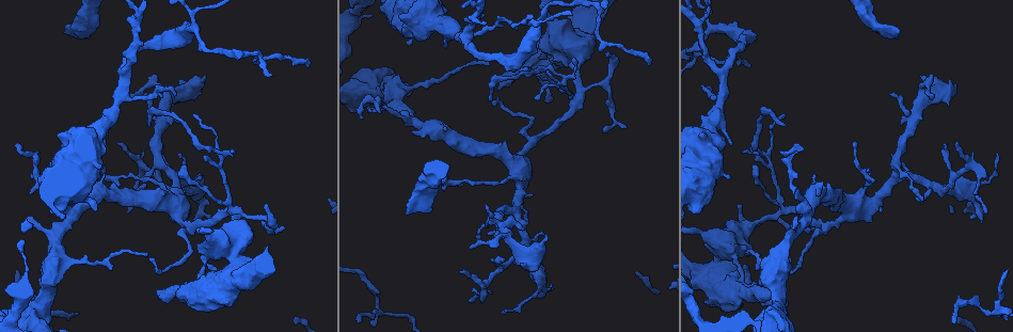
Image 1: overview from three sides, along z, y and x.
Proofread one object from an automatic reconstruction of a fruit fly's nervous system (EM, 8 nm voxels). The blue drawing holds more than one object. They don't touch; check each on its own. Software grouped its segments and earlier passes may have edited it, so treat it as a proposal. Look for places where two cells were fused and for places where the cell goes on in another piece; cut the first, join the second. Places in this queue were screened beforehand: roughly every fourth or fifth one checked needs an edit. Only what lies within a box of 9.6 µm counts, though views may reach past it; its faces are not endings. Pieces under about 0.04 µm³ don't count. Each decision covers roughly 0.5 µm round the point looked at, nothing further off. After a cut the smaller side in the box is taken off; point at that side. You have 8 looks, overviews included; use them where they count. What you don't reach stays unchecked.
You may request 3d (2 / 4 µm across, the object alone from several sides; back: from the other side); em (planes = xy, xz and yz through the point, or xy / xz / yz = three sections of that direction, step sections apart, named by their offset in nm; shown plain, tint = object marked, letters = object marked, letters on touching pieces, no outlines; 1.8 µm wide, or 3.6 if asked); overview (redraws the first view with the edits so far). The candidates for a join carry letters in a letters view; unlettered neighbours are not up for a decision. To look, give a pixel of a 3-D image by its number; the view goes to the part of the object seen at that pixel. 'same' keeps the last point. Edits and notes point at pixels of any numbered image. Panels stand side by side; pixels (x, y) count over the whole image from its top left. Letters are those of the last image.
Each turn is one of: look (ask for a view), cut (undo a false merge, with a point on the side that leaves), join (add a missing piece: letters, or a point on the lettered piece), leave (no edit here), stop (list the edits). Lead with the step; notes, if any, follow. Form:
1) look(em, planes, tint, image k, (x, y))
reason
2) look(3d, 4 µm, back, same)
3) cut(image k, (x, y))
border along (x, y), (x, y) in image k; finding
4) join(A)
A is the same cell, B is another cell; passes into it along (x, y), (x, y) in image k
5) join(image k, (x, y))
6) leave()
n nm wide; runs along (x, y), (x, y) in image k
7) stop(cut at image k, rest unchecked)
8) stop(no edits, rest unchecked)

look(3d, 2 µm, image 1, (364, 117))
free end

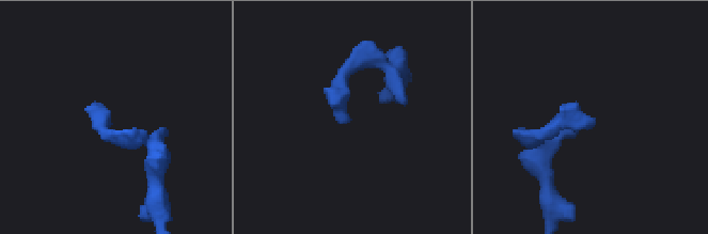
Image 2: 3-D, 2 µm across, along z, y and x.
look(em, planes, tint, image 2, (346, 121))

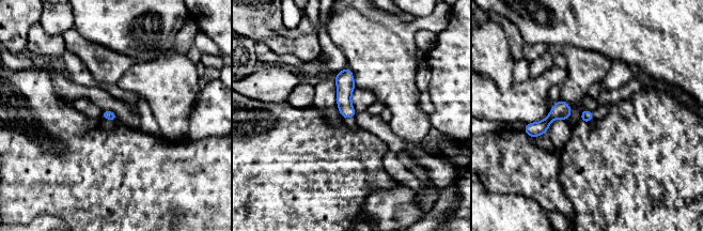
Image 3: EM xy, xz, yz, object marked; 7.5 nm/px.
look(em, planes, letters, same)

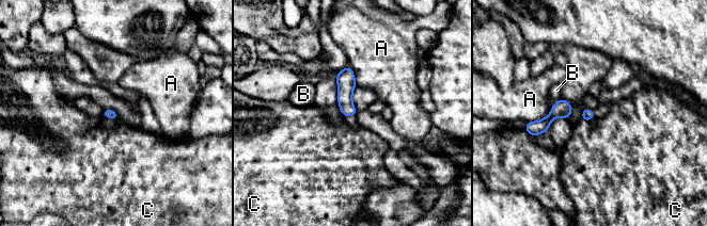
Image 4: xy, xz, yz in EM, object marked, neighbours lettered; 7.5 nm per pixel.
leave()
A, B and C are other cells; no lettered piece goes on from it

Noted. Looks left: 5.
look(em, yz, step 4, letters, image 1, (897, 33))
end of a long branch

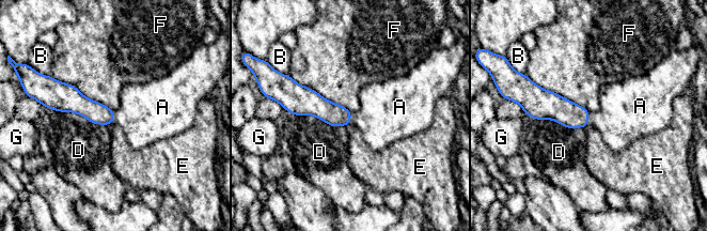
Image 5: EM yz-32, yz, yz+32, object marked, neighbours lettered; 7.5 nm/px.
join(A)
F touches over 550 nm; A is the same cell, B, D, E, F and G are other cells; passes into it along (97, 113), (113, 118), (146, 114) in image 5; the cell continues

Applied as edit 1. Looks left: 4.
look(overview)
see it whole again

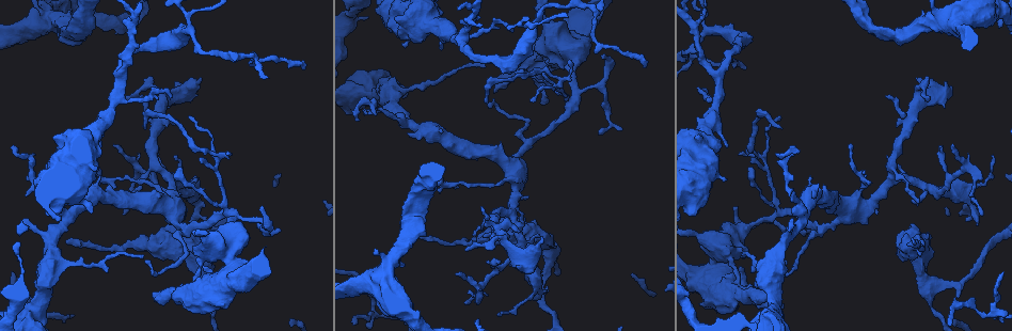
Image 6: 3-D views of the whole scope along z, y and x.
look(em, xz, step 4, tint, image 6, (176, 156))
tapers out

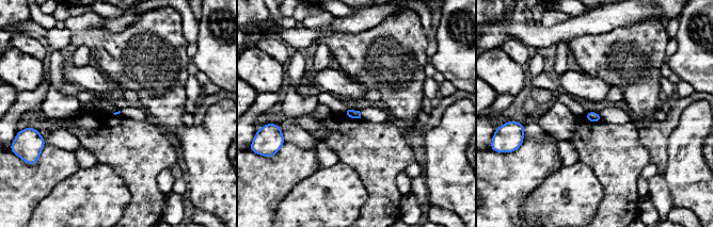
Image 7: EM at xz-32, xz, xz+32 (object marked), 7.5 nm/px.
look(em, xz, step 4, letters, same)
what lies round it

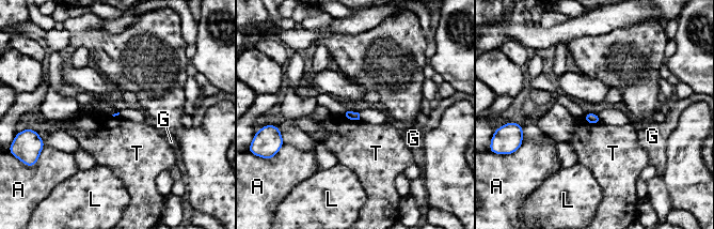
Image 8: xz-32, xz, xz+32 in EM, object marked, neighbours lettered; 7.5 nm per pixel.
leave()
A, G, L and T are other cells; border along (583, 119), (590, 123), (600, 123) in image 8; none of them fits

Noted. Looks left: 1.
stop(join at image 5, rest unchecked)

